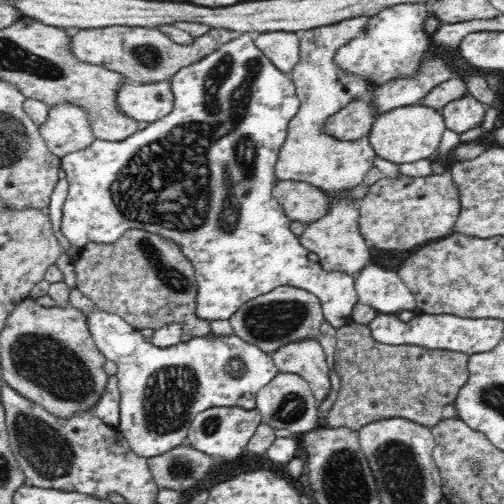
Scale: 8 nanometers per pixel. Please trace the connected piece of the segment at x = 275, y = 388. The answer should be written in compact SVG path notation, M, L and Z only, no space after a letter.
M279 372L256 395L256 408L262 414L263 422L272 428L286 428L290 432L310 432L318 426L320 402L313 395L312 389L301 376L291 372Z

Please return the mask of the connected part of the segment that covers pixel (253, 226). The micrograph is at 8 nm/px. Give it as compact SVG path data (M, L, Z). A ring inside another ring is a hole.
M242 33L242 36L236 38L236 40L229 40L218 49L200 63L185 67L172 76L170 81L172 83L172 92L174 93L174 108L172 108L172 112L168 116L150 123L148 128L141 129L139 132L134 133L133 136L128 136L128 139L110 141L95 138L92 144L84 148L84 150L71 152L61 158L60 164L66 170L66 179L68 179L68 196L66 202L64 202L62 233L64 233L64 237L68 239L72 246L80 248L91 242L113 243L130 229L148 231L176 240L182 246L182 252L192 261L192 265L196 270L196 279L198 279L198 296L196 296L198 310L196 310L196 313L198 313L198 317L210 319L211 321L228 320L251 298L270 292L280 285L288 285L289 287L304 289L316 295L321 302L325 320L335 329L342 328L351 320L353 306L359 301L357 290L354 286L355 277L346 273L325 272L319 263L311 262L307 255L309 251L304 248L300 239L292 233L290 229L291 220L286 216L282 205L278 203L278 199L274 198L272 194L272 190L278 181L275 175L275 166L280 156L280 150L284 148L286 137L289 136L289 125L292 123L292 118L296 116L296 112L300 108L300 99L297 97L295 84L289 74L276 68L259 50L248 33ZM164 146L168 146L168 148L174 146L174 152L170 152L172 156L168 156L164 160L156 158L156 150L158 150L158 154L166 152ZM206 188L210 190L208 194L212 196L210 202L202 202L202 192Z

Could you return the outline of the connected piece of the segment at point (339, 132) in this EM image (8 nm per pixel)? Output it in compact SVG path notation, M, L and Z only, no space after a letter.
M369 95L350 102L346 108L331 114L324 122L326 136L340 142L355 141L369 136L373 118L373 106L369 102Z

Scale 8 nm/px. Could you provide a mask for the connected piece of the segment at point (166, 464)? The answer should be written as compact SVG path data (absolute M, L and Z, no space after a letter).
M187 444L160 456L151 456L147 461L156 483L161 488L170 488L180 493L204 480L208 472L216 466L214 459Z

